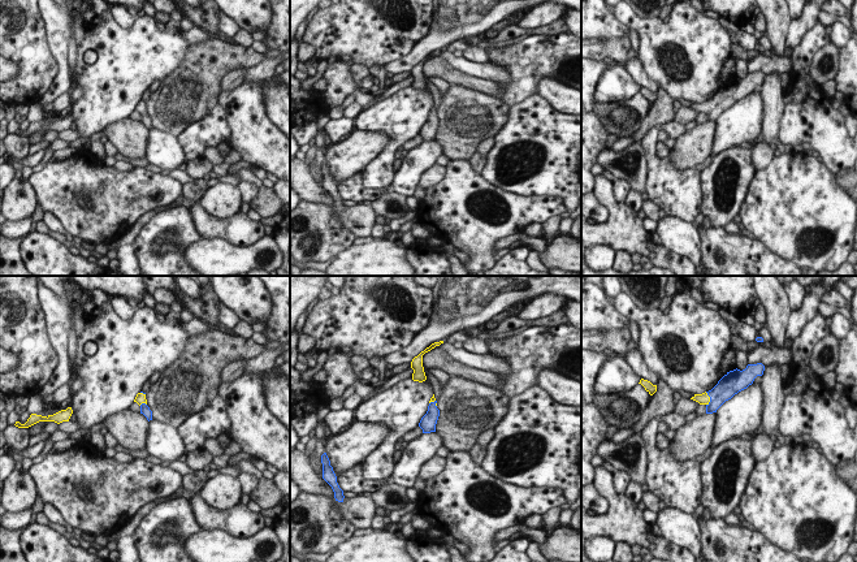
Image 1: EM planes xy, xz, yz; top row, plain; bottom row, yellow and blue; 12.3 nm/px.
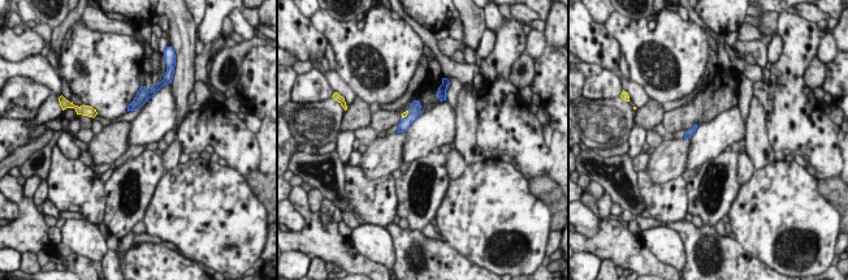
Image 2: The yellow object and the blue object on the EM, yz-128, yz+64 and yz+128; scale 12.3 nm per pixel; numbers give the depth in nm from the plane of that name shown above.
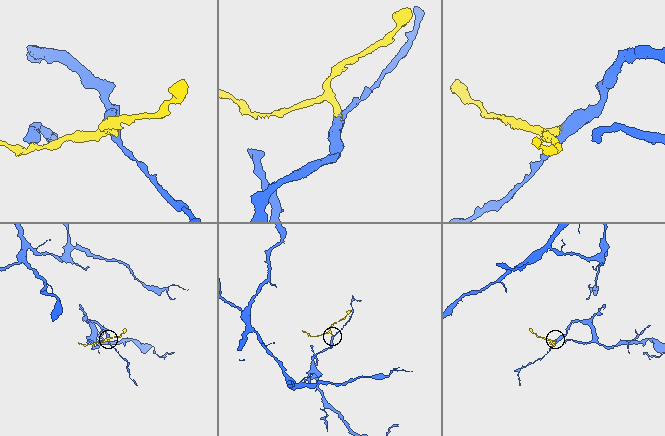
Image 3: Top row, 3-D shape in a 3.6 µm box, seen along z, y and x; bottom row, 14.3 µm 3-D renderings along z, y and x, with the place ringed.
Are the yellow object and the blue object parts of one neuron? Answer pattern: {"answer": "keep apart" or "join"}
{"answer": "join"}

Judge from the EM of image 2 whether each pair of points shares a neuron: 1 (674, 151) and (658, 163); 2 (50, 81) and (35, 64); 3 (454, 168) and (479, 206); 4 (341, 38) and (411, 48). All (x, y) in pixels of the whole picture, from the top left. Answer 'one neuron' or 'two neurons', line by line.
1: one neuron
2: one neuron
3: two neurons
4: one neuron

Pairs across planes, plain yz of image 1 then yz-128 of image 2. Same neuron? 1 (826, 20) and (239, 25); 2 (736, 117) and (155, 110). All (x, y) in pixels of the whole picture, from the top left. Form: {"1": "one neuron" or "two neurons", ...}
{"1": "two neurons", "2": "one neuron"}

